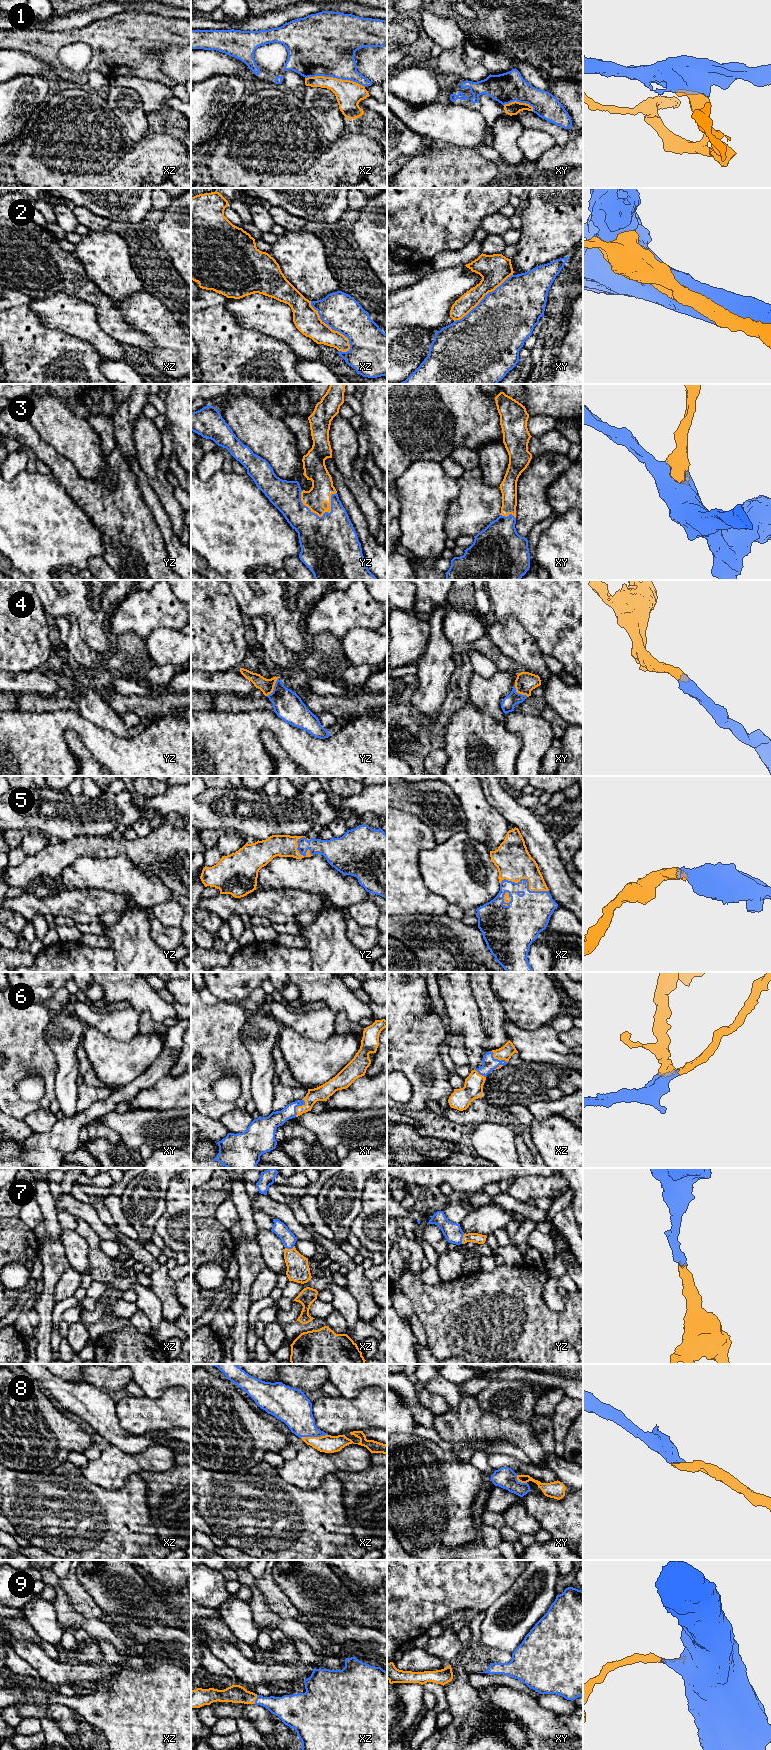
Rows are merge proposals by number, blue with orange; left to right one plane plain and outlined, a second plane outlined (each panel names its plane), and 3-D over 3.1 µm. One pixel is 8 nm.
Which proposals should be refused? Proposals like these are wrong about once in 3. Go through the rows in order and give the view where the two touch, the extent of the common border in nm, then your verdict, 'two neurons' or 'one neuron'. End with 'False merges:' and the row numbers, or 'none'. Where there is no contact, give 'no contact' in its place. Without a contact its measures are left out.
1: meets blue in xz; contact 480 nm long; two neurons
2: meets blue in xz; contact 500 nm long; two neurons
3: meets blue in yz; contact 300 nm long; one neuron
4: meets blue in yz; contact 170 nm long; one neuron
5: meets blue in xz; contact 400 nm long; one neuron
6: meets blue in xy; contact 160 nm long; one neuron
7: meets blue in xz; contact 100 nm long; one neuron
8: meets blue in xz; contact 220 nm long; one neuron
9: meets blue in xz; contact 80 nm long; one neuron
False merges: 1, 2

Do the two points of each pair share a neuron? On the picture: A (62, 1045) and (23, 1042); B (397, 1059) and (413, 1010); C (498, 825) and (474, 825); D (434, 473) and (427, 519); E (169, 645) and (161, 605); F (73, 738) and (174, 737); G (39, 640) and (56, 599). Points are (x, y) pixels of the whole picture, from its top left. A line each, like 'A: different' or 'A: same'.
A: different
B: same
C: same
D: same
E: different
F: different
G: different

